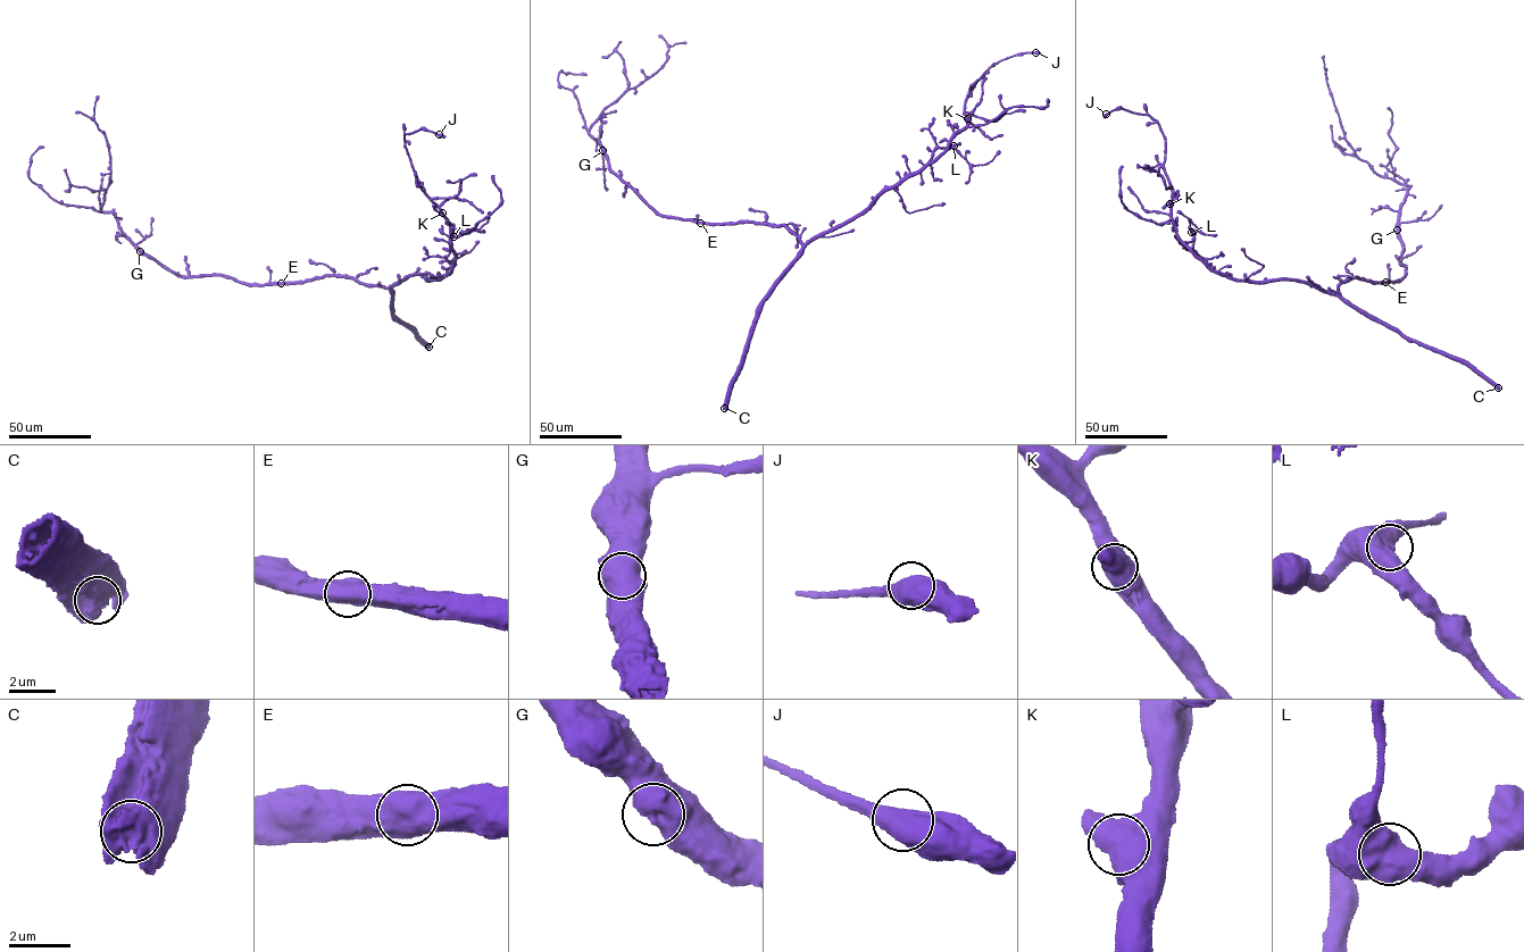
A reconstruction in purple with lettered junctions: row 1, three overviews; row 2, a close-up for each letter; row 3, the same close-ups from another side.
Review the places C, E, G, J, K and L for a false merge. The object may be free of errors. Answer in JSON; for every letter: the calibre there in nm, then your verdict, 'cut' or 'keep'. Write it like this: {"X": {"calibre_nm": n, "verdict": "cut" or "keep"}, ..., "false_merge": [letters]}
{"C": {"calibre_nm": 850, "verdict": "keep"}, "E": {"calibre_nm": 900, "verdict": "keep"}, "G": {"calibre_nm": 850, "verdict": "keep"}, "J": {"calibre_nm": 850, "verdict": "keep"}, "K": {"calibre_nm": 800, "verdict": "keep"}, "L": {"calibre_nm": 750, "verdict": "keep"}, "false_merge": []}

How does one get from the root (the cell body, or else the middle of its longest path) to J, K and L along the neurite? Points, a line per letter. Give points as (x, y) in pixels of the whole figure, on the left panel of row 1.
J: (340, 276), (389, 287), (415, 274), (447, 276), (449, 222), (419, 184), (404, 138), (439, 134)
K: (340, 276), (389, 287), (415, 274), (441, 280), (448, 275), (455, 257), (449, 222), (442, 213)
L: (340, 276), (389, 287), (415, 274), (441, 280), (450, 270), (447, 258), (454, 236)

